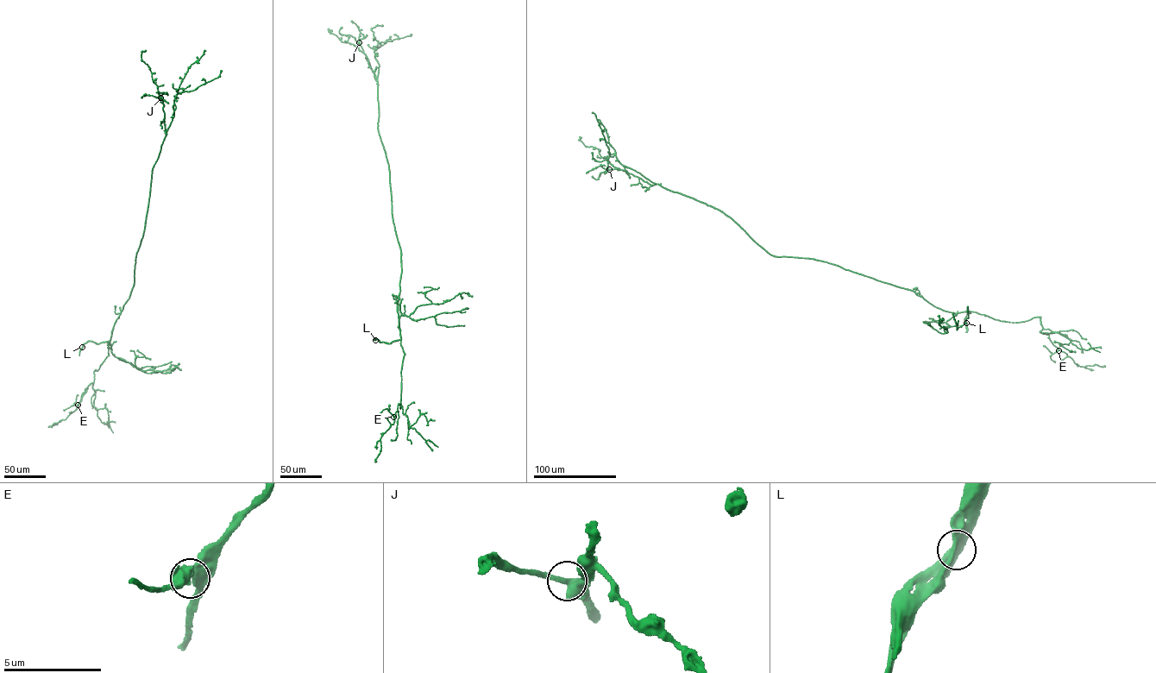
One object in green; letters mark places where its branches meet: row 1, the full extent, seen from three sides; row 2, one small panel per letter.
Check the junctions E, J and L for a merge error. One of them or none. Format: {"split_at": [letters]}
{"split_at": []}

